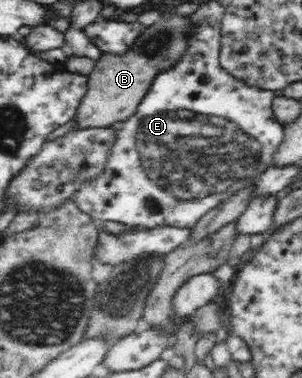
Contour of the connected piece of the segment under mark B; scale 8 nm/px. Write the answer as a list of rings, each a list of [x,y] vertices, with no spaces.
[[[161,16],[154,26],[144,30],[144,34],[126,54],[104,53],[90,74],[89,92],[80,99],[74,114],[75,126],[81,129],[106,129],[111,124],[128,120],[150,91],[154,79],[183,58],[193,25],[184,16]]]

